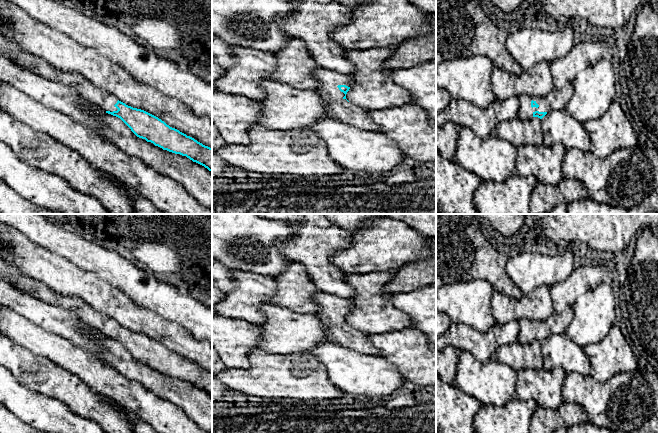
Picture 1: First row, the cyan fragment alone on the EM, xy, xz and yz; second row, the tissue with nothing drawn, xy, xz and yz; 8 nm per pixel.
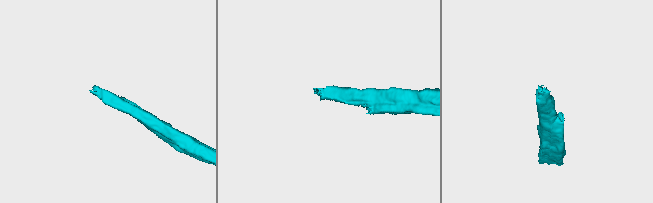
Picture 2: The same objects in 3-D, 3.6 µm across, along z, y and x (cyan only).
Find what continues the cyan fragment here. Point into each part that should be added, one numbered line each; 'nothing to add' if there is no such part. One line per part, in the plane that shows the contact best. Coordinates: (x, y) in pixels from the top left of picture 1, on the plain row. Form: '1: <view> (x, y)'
1: xz (337, 332)

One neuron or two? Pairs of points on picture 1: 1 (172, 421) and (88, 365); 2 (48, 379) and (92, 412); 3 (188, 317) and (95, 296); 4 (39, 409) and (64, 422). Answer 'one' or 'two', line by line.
1: one
2: one
3: two
4: one

